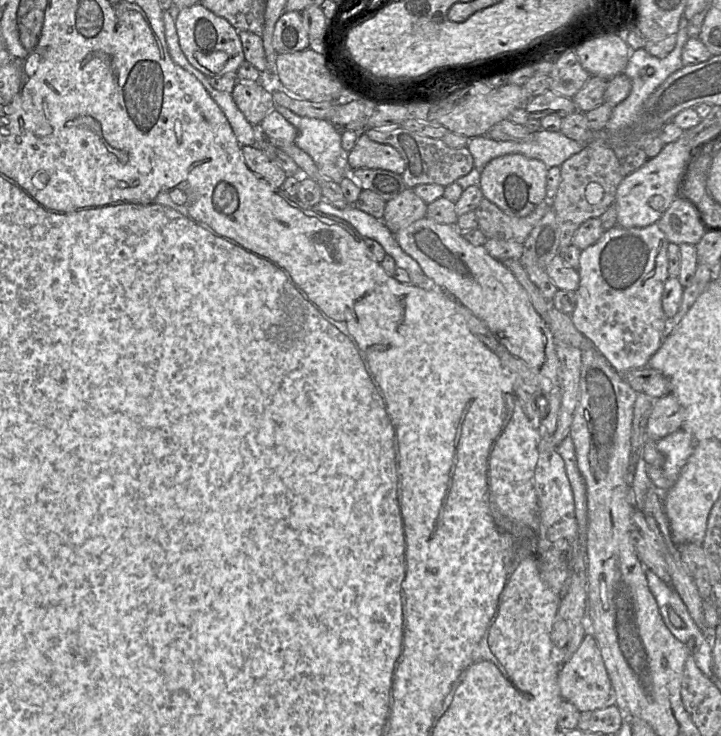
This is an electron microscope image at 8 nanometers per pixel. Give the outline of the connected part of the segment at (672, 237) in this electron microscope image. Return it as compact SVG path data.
M678 196L657 222L671 243L696 245L705 234L691 203Z

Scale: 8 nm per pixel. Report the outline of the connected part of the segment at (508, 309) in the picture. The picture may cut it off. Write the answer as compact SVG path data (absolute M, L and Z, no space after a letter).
M423 217L398 231L395 238L438 288L482 320L512 355L538 374L542 391L536 399L540 415L539 432L553 435L561 405L559 360L553 334L514 274L501 261L493 258L484 246L471 244L462 233L455 225L439 224Z

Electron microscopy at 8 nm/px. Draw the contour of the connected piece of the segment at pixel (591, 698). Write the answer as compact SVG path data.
M587 632L576 652L561 667L558 683L562 698L572 703L580 712L601 709L613 703L611 679L604 666L597 641L591 633Z

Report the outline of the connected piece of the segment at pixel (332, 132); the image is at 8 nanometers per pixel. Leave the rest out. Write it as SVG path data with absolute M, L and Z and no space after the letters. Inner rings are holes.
M275 106L275 110L296 128L297 137L294 144L312 158L321 175L338 184L350 175L349 152L341 145L341 130L328 120L301 117L283 106Z

